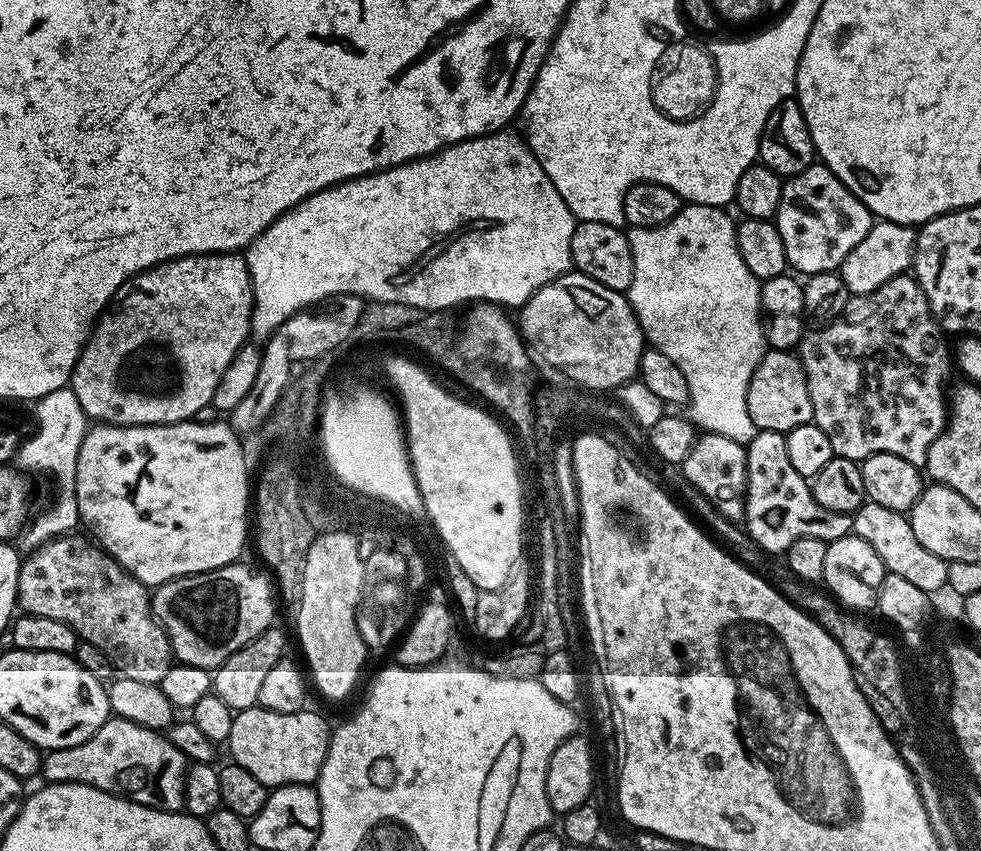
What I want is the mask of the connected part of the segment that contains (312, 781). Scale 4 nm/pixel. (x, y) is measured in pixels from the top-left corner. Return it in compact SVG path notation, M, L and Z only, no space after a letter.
M259 706L235 713L226 749L238 766L250 770L269 790L284 784L315 785L328 753L330 727L316 712L271 712Z

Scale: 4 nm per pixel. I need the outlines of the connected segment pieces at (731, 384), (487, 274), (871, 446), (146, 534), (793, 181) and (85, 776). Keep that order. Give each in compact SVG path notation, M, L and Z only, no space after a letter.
M685 203L670 222L657 228L628 228L628 241L634 254L634 282L626 293L644 331L645 341L686 374L690 386L687 419L704 432L734 438L747 446L757 429L750 410L746 410L746 390L750 378L766 351L764 321L760 314L762 281L750 274L736 241L737 221L727 216L724 208Z
M501 130L485 136L475 136L472 140L449 144L447 148L442 148L433 155L423 156L420 160L396 164L393 168L382 169L381 172L371 172L368 176L332 184L326 190L315 192L302 202L298 202L289 212L283 212L275 222L266 226L264 233L252 241L246 249L248 273L252 279L251 335L257 341L267 341L292 316L297 316L299 312L333 296L363 296L365 301L378 304L405 303L406 306L423 309L425 313L444 312L455 304L467 305L469 302L487 302L516 310L523 307L542 286L571 271L570 242L574 238L578 221L566 206L566 202L562 202L562 194L554 190L554 182L550 182L538 158L534 158L527 143L517 133L516 136L512 130Z
M908 274L890 278L890 282L878 286L878 290L874 290L870 294L852 296L846 310L834 323L805 331L804 338L798 345L798 355L806 374L806 384L810 386L812 423L820 427L822 434L826 434L826 438L830 438L833 456L861 462L874 454L894 454L904 458L906 462L912 463L919 470L927 465L930 446L934 446L934 438L938 438L944 433L950 415L950 396L946 389L949 387L948 375L951 374L952 368L954 372L954 352L950 344L948 348L947 339L949 340L949 337L944 329L932 316L930 302L926 302L926 294L922 290L922 286Z
M200 422L135 424L129 428L122 428L118 424L97 423L85 432L84 441L78 450L76 501L80 511L80 524L89 528L87 531L95 543L99 544L109 556L113 556L134 579L141 580L145 586L159 586L179 576L209 572L239 561L240 551L244 548L244 539L247 536L249 539L250 536L250 480L248 484L248 464L244 461L244 448L240 445L241 437L227 423L224 423L225 425L196 423Z
M813 162L806 170L787 177L783 185L774 223L782 234L789 265L805 277L837 271L846 254L866 238L874 223L872 213L823 162Z
M109 718L93 736L78 746L51 749L42 760L45 781L94 786L163 812L183 809L185 771L186 757L169 742L167 735L119 718Z

